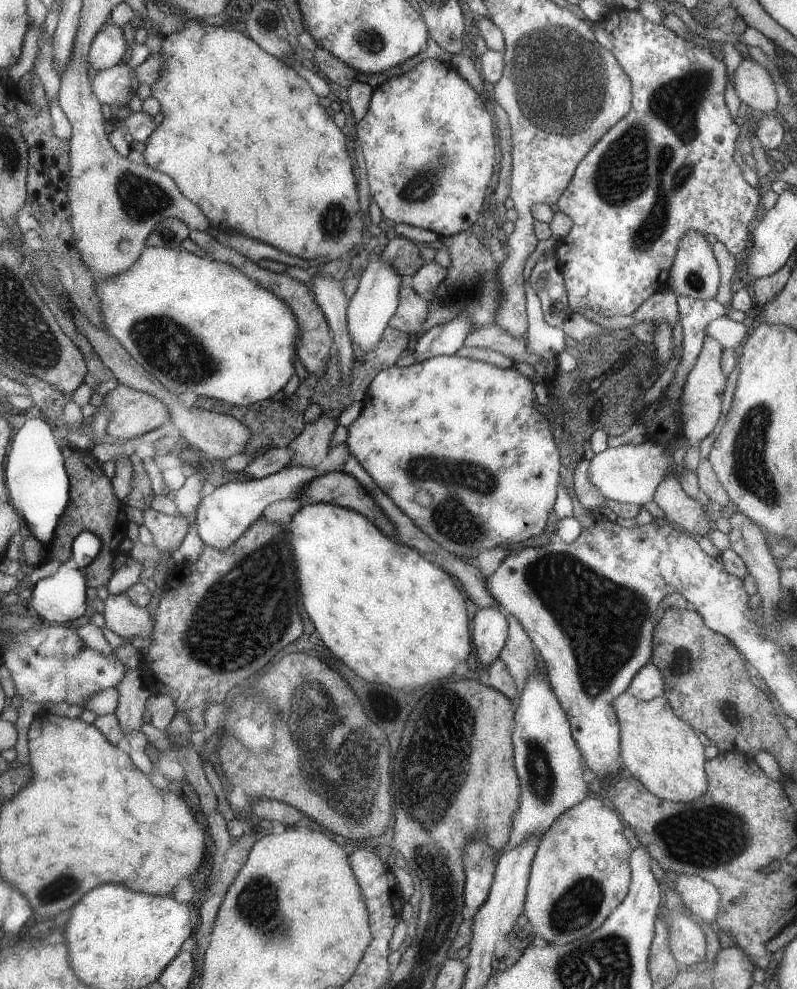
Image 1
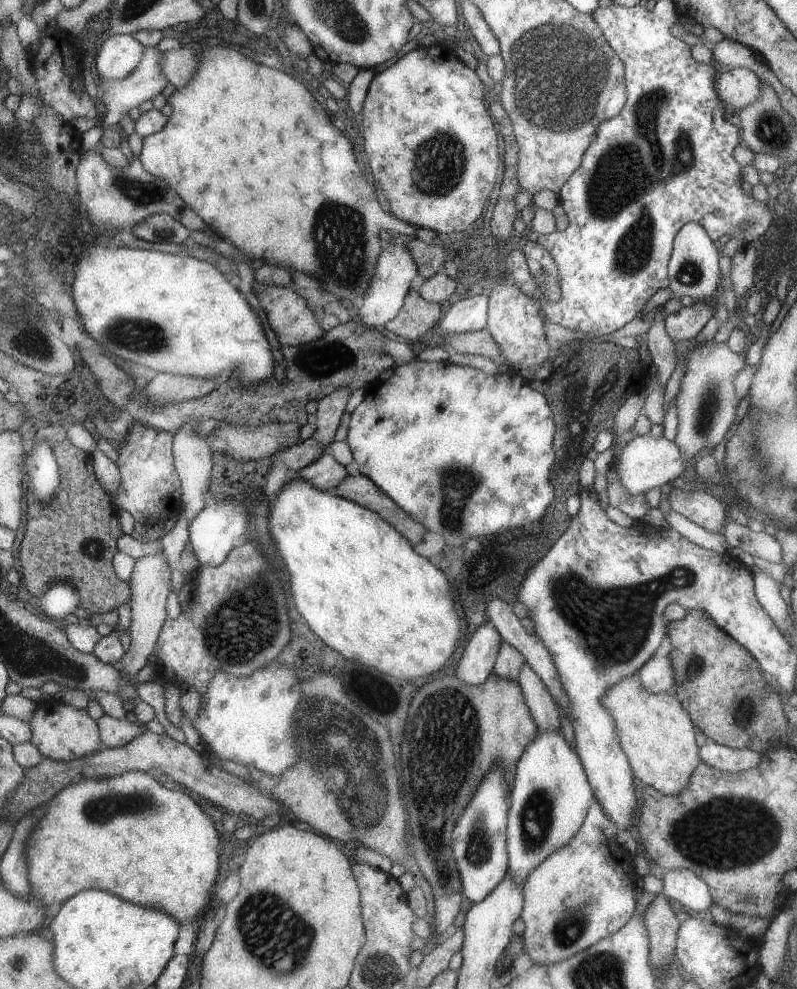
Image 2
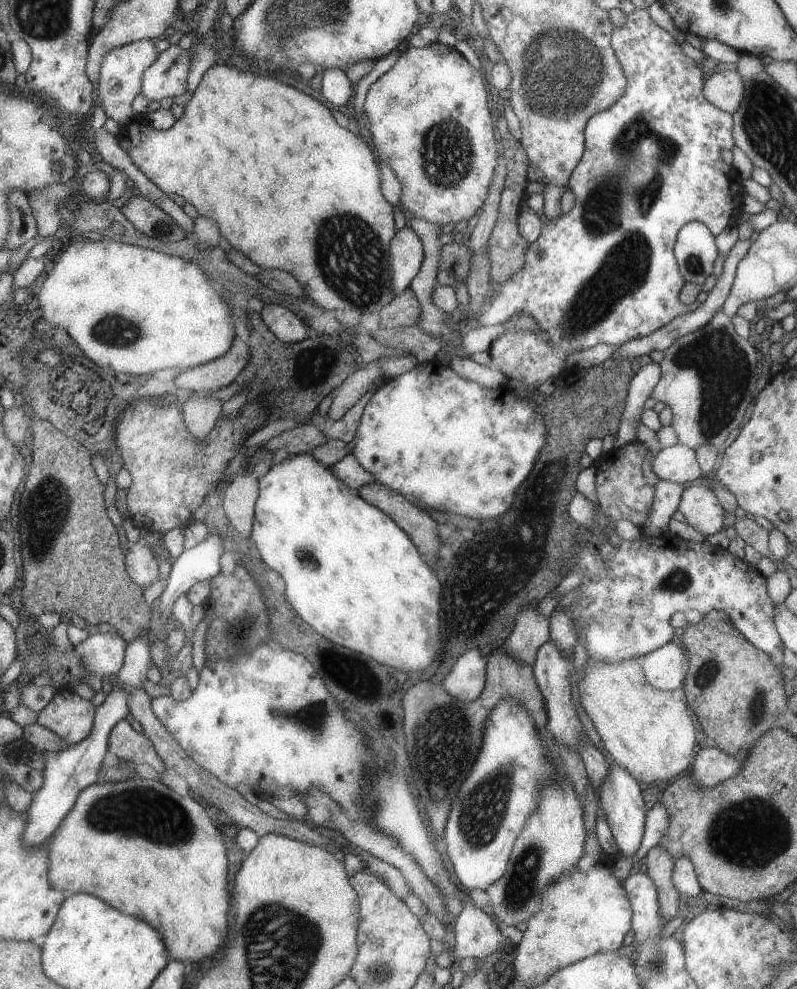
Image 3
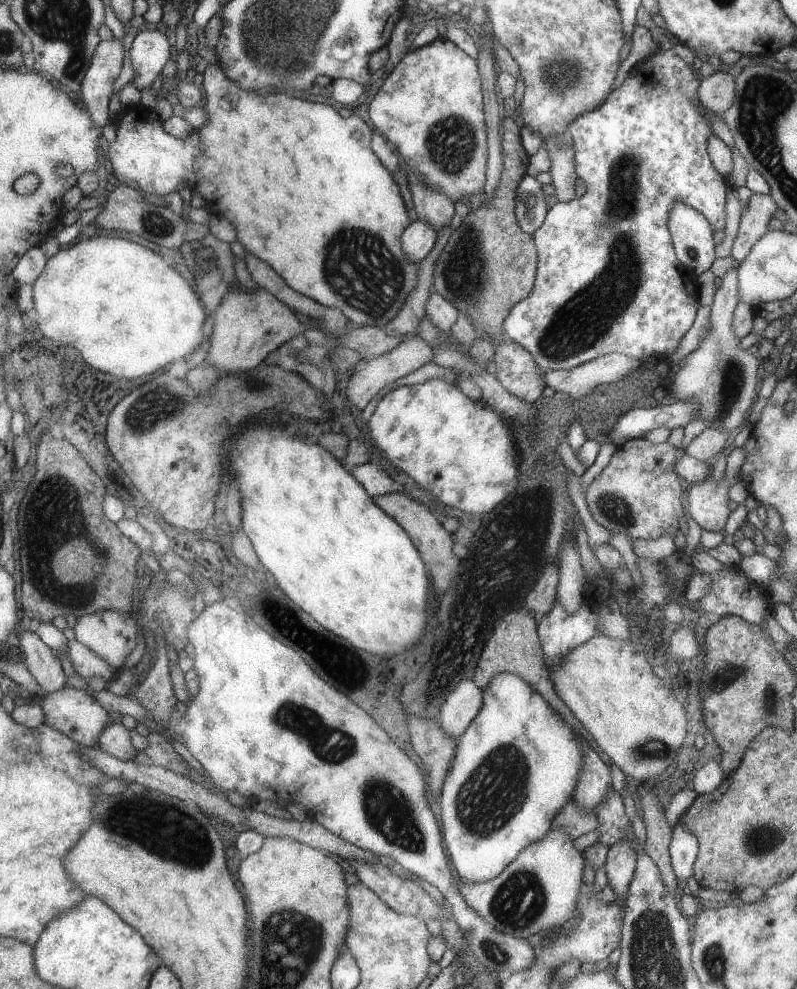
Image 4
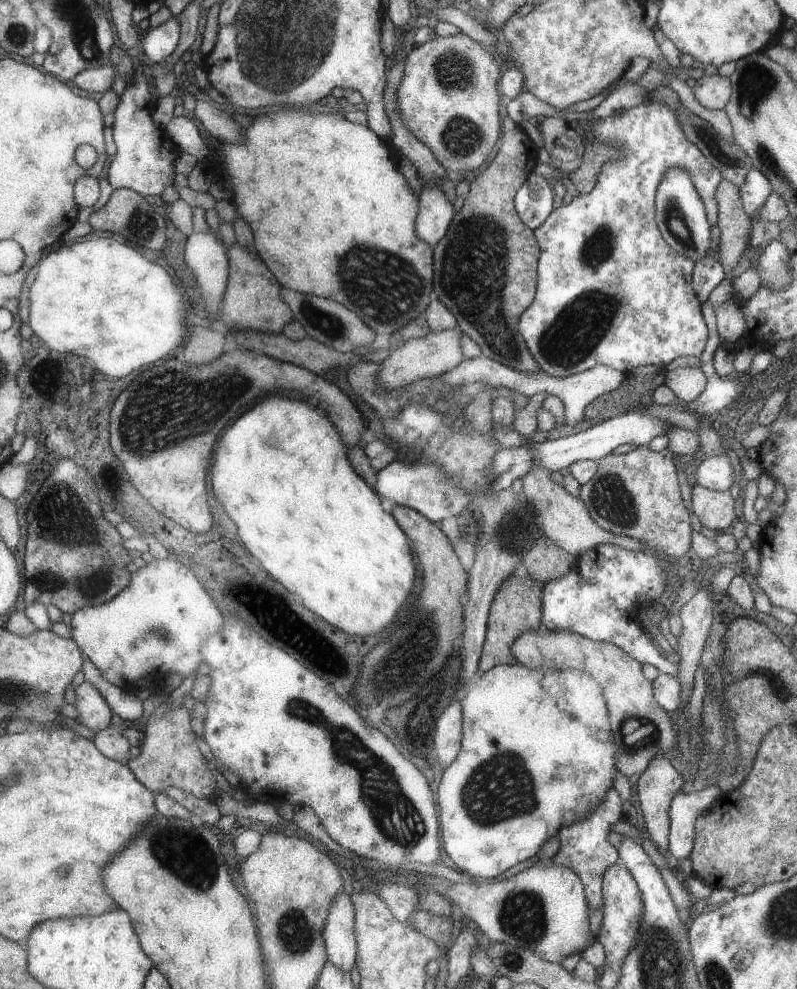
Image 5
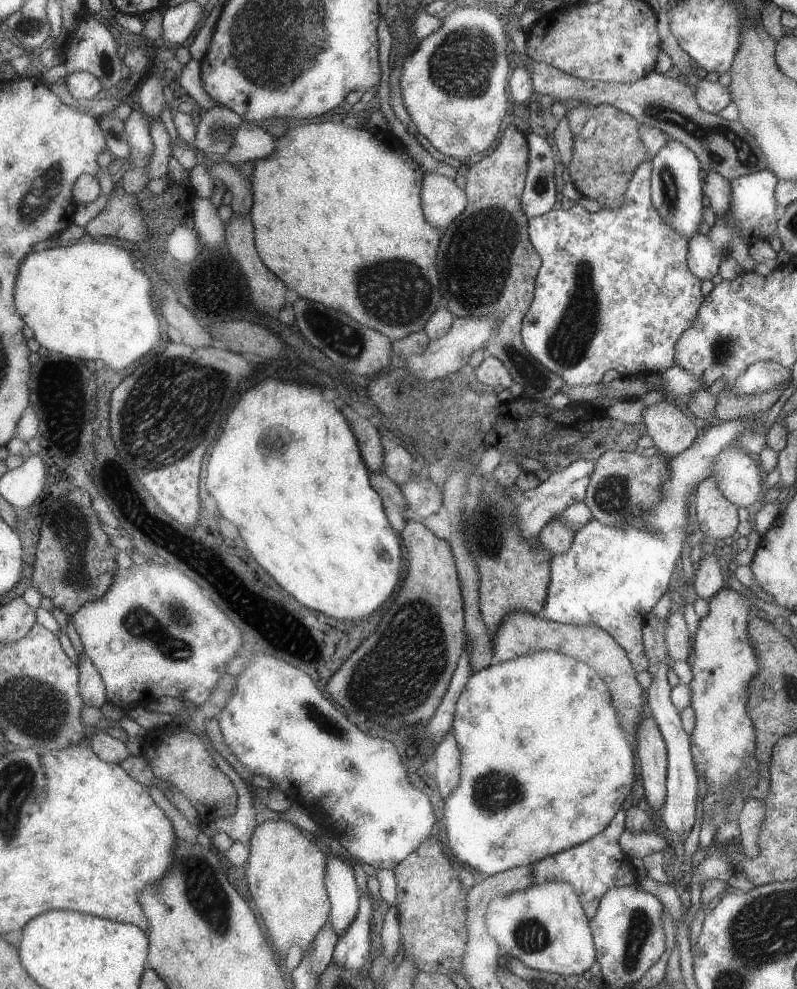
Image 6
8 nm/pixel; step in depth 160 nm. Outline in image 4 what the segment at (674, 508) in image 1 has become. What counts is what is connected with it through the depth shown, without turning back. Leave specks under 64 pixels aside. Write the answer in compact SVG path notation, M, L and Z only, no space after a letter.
M725 474L718 482L711 478L701 483L692 484L687 492L688 512L687 515L703 530L723 533L723 524L729 514L729 500L727 500L727 488L737 478Z

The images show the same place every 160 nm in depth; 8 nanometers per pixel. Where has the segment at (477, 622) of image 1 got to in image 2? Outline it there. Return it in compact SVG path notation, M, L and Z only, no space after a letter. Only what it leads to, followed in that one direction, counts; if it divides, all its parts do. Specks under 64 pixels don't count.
M483 623L477 630L467 634L459 664L455 668L455 678L463 684L481 684L492 672L492 666L502 638L490 623Z

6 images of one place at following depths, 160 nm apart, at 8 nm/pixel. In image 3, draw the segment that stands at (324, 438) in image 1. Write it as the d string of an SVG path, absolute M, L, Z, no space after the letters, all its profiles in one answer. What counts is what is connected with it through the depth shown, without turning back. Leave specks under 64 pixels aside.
M377 361L367 363L361 370L353 371L345 380L334 390L332 401L327 410L328 418L339 420L367 390L369 384L383 375Z

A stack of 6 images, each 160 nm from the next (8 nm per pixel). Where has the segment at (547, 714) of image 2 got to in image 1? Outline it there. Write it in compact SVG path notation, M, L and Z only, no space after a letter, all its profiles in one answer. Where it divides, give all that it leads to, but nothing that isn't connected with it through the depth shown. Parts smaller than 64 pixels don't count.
M508 614L506 620L506 640L503 648L499 650L498 658L505 664L505 668L517 688L517 693L519 693L527 676L535 674L538 653L519 622Z

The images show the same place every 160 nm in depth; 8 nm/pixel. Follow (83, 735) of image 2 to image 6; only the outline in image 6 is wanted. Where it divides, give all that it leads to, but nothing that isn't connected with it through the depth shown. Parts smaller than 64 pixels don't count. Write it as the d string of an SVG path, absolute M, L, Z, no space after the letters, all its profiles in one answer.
M83 652L80 654L80 691L85 699L87 706L100 708L105 702L108 702L106 691L106 682L103 675L94 665L91 657Z

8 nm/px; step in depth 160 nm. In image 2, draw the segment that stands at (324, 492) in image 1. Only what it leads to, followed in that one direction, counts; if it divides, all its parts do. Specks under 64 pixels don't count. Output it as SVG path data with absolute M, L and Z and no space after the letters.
M347 475L333 489L333 493L374 511L385 522L390 523L396 531L399 531L399 534L402 534L412 545L421 542L421 536L423 536L422 523L417 522L415 524L414 519L402 507L399 507L394 499L390 499L365 475Z

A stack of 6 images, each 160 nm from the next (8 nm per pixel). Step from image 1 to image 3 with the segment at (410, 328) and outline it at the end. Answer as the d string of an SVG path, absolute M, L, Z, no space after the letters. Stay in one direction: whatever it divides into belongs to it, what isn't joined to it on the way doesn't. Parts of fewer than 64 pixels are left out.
M407 287L395 295L393 300L378 312L379 328L394 329L416 324L420 315L420 304L413 291Z

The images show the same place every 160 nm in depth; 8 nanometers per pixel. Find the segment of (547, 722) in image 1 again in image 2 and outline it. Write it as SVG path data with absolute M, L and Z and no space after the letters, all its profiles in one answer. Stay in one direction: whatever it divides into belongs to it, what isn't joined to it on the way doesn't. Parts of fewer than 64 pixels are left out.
M537 728L522 756L518 758L511 780L509 818L506 824L506 850L509 853L506 874L514 875L519 887L524 885L530 872L543 862L544 858L564 847L574 837L586 817L585 812L594 800L589 778L585 778L586 772L583 772L579 759L573 754L559 730L539 731Z

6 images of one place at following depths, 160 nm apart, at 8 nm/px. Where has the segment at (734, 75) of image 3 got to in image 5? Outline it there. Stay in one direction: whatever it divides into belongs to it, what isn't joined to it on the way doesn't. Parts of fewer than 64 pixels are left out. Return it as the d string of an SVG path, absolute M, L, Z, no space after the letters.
M703 75L690 82L695 100L708 111L723 109L733 92L729 78Z

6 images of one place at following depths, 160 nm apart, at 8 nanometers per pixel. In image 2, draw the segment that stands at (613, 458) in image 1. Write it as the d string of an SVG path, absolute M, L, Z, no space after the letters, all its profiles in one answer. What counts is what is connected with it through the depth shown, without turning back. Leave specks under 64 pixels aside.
M633 436L627 442L621 453L614 458L611 468L616 472L615 476L608 475L609 479L617 479L623 485L624 491L630 495L640 495L653 487L663 484L679 477L687 470L688 462L682 455L682 451L673 441L656 436Z

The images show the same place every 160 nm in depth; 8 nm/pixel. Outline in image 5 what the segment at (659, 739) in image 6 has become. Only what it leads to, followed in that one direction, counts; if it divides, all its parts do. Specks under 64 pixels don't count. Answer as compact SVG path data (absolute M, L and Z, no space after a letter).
M665 755L653 758L649 765L646 766L646 769L639 775L636 782L637 800L639 800L639 808L641 808L641 814L643 814L645 826L643 830L647 831L647 838L661 854L667 852L667 837L670 830L668 808L681 783L681 776L673 769Z

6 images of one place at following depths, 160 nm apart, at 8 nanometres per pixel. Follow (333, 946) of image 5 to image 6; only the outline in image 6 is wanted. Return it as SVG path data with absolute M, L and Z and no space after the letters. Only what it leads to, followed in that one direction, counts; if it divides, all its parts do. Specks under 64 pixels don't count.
M328 850L325 885L330 899L329 918L332 929L339 936L353 920L358 907L358 891L353 879L352 864L332 855Z

